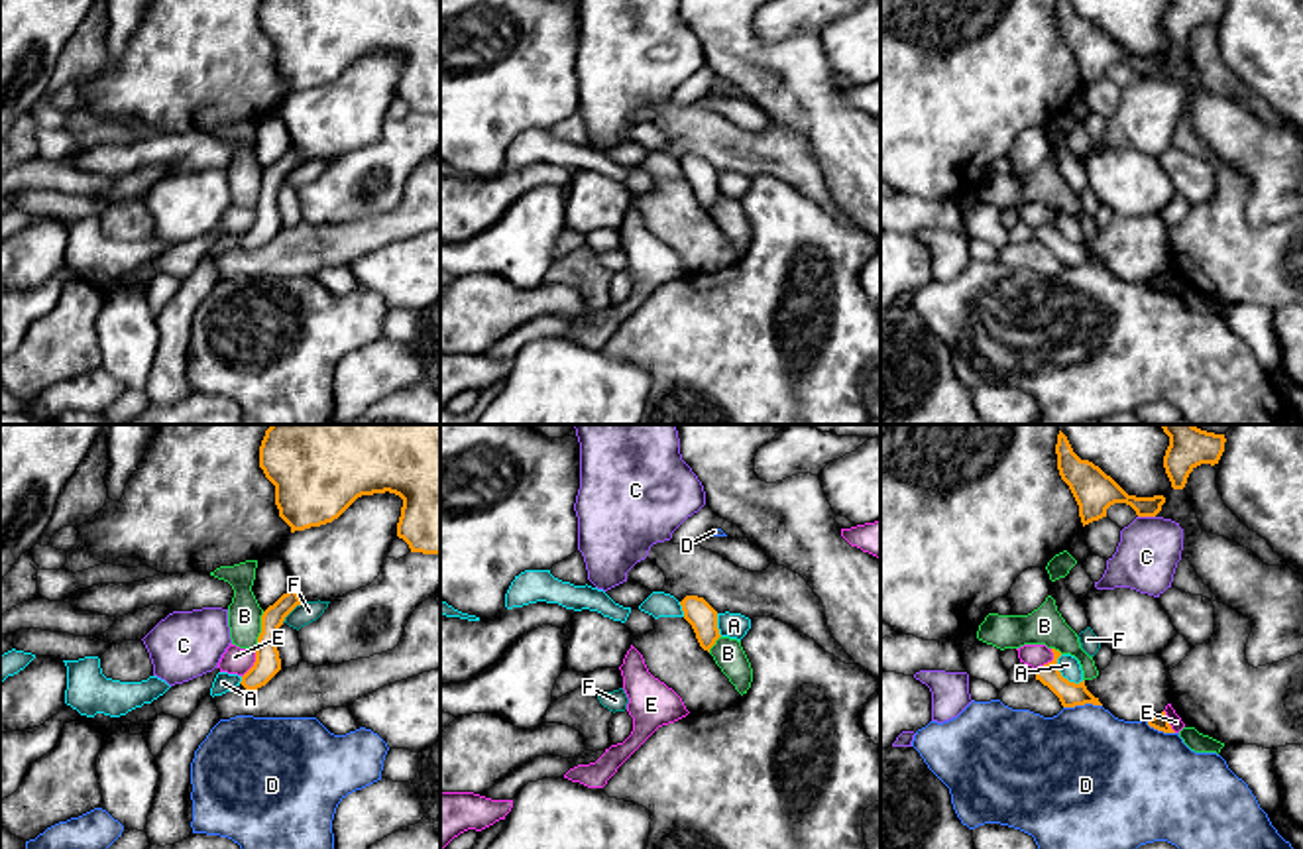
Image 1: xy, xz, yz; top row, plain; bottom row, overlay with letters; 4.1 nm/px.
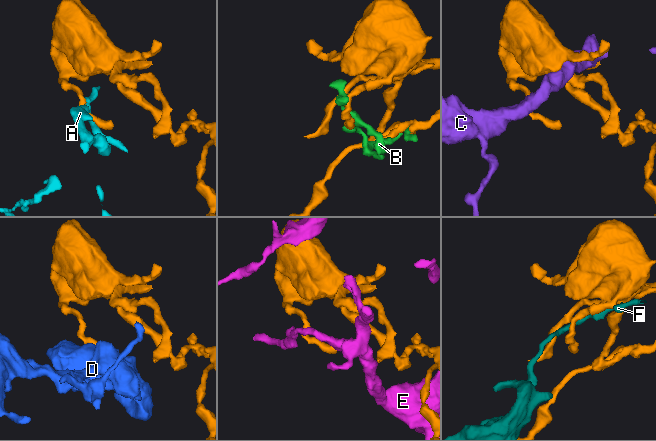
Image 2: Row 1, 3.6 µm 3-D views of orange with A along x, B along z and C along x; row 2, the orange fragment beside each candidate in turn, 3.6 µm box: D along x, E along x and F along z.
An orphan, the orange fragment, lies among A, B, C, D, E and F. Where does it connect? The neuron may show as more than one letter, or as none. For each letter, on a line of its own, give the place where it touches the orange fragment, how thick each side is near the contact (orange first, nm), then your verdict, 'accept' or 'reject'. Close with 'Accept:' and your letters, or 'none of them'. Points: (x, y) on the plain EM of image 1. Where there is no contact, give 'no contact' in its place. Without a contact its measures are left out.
A: yz (1066, 238) | 100/90 nm | reject
B: xy (262, 189) | 110/140 nm | reject
C: yz (1146, 75) | 170/260 nm | reject
D: yz (1081, 264) | 100/480 nm | reject
E: yz (1048, 223) | 100/100 nm | reject
F: xy (291, 169) | 110/90 nm | reject
Accept: none of them

